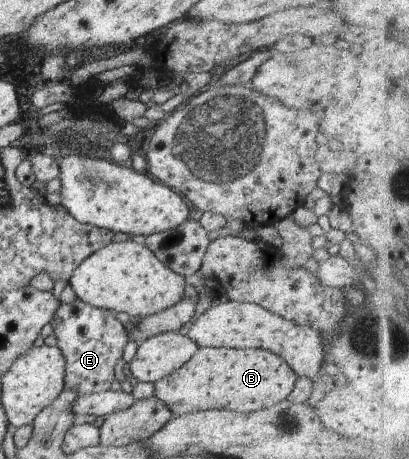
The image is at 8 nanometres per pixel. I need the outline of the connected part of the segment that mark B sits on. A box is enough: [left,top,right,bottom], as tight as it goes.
[152,347,295,417]

